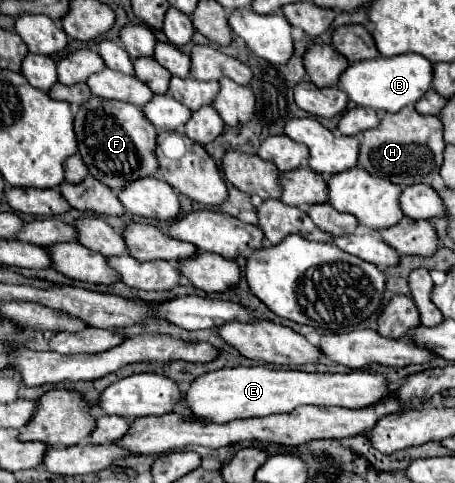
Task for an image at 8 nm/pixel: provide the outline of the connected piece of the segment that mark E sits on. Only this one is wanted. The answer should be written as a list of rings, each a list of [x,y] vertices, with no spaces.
[[[234,366],[206,372],[194,378],[182,392],[180,406],[190,410],[192,418],[210,422],[230,422],[238,418],[256,418],[292,412],[298,406],[344,406],[364,408],[382,400],[390,388],[382,374],[354,370],[350,374],[320,374],[302,370],[274,370],[268,366]]]

